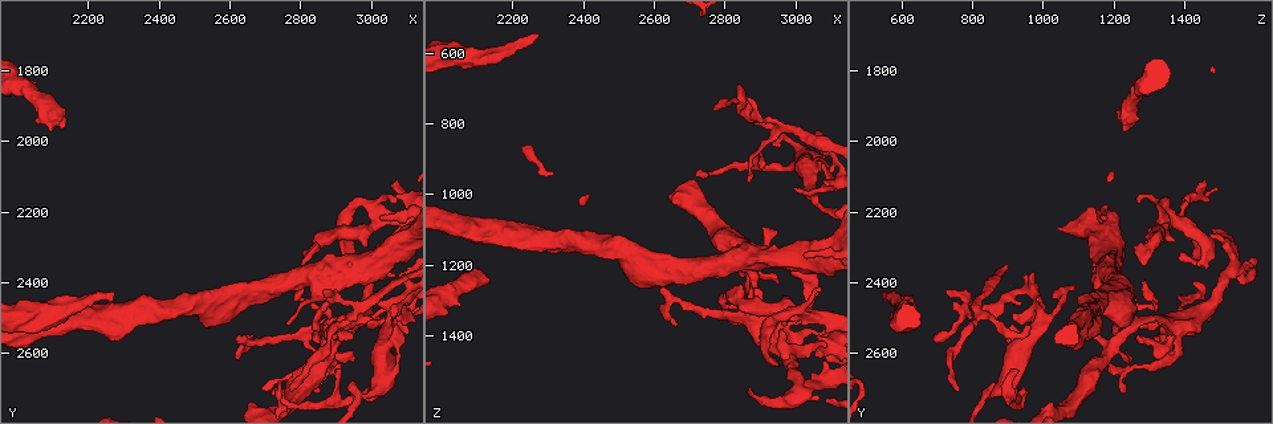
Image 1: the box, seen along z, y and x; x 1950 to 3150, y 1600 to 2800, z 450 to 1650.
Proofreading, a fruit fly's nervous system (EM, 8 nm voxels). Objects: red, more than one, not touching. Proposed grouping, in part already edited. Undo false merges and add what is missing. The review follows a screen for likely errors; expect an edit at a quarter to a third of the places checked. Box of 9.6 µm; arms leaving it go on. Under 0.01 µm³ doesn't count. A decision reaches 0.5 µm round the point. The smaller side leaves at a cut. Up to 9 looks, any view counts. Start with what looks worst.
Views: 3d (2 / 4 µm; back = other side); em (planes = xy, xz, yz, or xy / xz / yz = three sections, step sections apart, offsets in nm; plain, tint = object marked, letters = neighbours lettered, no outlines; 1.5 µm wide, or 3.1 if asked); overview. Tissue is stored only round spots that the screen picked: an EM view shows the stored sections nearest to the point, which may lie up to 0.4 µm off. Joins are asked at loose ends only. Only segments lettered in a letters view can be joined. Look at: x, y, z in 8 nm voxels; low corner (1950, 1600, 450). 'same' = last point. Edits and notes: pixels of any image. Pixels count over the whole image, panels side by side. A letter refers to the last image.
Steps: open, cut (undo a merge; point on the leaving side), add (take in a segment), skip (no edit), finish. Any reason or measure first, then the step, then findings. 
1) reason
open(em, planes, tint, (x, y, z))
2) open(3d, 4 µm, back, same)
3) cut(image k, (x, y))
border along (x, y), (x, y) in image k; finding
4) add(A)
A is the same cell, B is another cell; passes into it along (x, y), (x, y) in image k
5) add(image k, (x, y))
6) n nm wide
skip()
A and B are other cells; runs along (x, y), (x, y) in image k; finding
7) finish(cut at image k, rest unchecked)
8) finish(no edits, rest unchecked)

sharp bend
open(3d, 2 µm, back, (2900, 2730, 910))

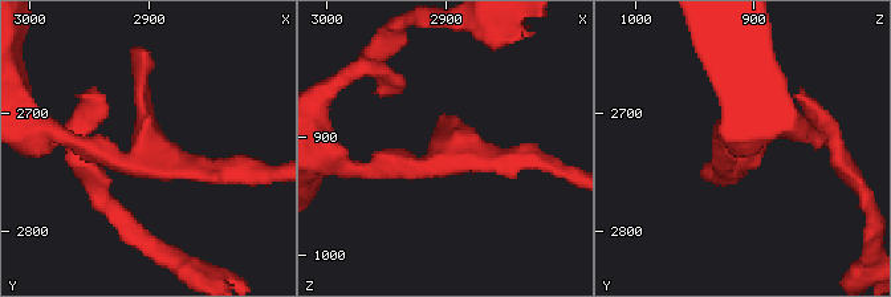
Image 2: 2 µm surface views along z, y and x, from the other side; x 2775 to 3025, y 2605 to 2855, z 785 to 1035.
need the tissue
open(em, planes, tint, (2906, 2730, 914))

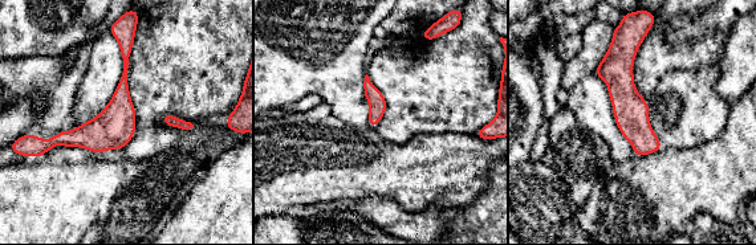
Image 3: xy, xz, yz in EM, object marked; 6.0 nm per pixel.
what lies round it
open(em, planes, letters, same)

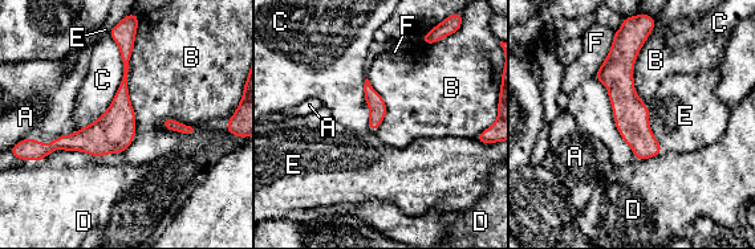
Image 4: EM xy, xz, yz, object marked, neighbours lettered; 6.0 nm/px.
B touches over 750 nm
skip()
A, B, C, D, E and F are other cells; runs along (122, 48), (121, 109), (49, 147) in image 4; one cell here

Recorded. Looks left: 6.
thick turns thin
open(em, xy, step 8, letters, (3080, 2220, 1170))

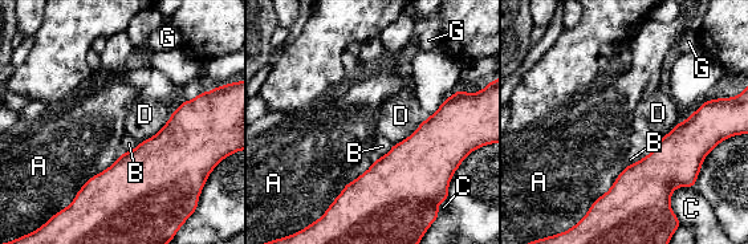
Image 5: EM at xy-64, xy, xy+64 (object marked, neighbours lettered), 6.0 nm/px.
cut it another way
open(em, planes, letters, same)

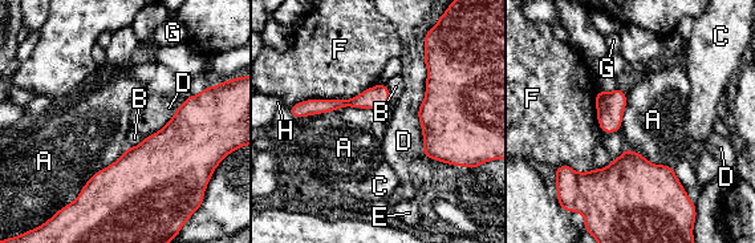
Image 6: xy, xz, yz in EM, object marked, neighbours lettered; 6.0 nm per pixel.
140 nm wide
skip()
A, B, C, D, E, F, G and H are other cells; border along (376, 109), (341, 106), (295, 118) in image 6; continuous, no second cell

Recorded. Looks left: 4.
an open end
open(em, yz, step 4, tint, (2800, 2340, 1280))

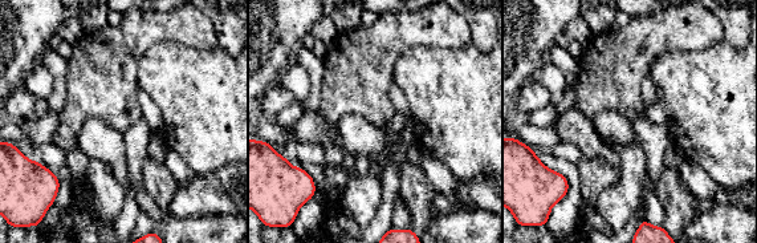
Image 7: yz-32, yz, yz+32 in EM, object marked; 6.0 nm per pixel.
another direction
open(em, planes, letters, same)

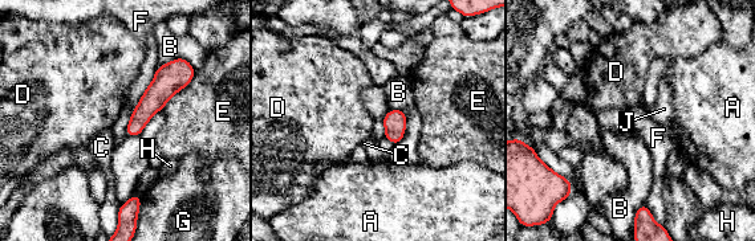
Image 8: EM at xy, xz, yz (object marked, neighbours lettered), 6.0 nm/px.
skip()
A, B, C, D, E, F, G, H and J are other cells; no lettered segment goes on from it

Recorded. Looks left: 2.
a fork
open(3d, 2 µm, back, (2890, 2600, 1180))

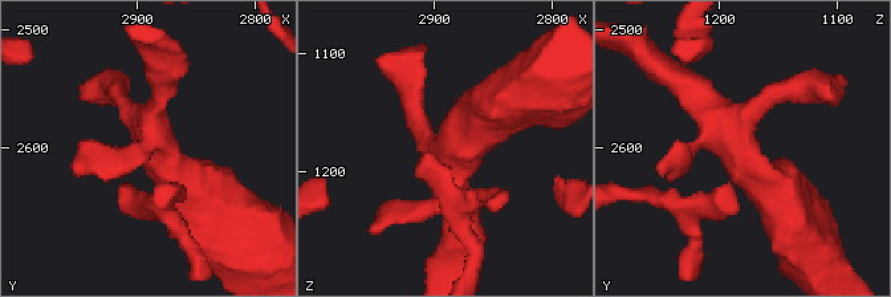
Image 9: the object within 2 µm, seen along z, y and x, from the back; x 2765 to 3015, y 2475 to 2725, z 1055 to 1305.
shape alone is not enough
open(em, planes, letters, (2882, 2592, 1190))

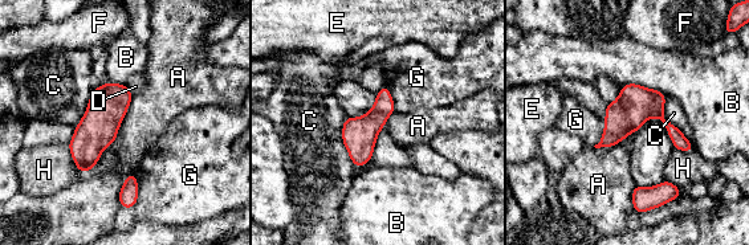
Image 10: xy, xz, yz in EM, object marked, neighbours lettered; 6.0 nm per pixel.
C touches over 320 nm
skip()
A, B, C, D, E, F, G and H are other cells; border along (383, 125), (371, 158), (353, 164) in image 10; one cell here

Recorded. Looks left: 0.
finish(no edits, rest unchecked)

